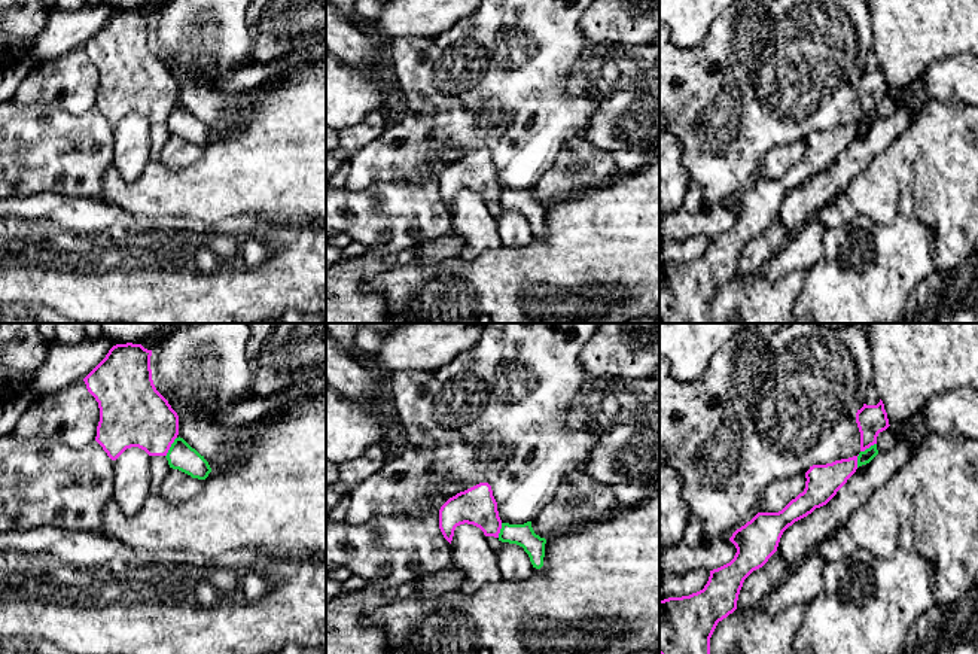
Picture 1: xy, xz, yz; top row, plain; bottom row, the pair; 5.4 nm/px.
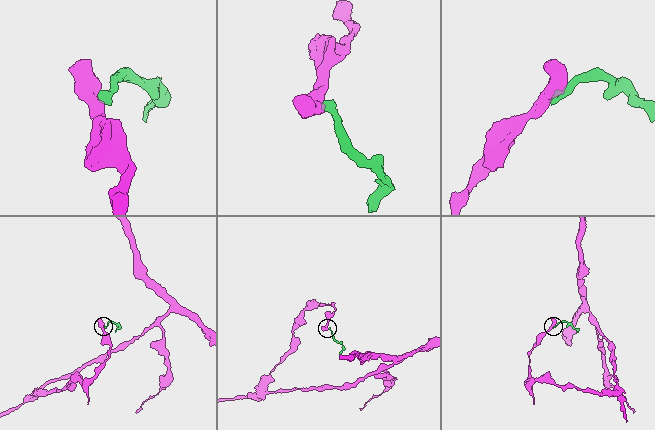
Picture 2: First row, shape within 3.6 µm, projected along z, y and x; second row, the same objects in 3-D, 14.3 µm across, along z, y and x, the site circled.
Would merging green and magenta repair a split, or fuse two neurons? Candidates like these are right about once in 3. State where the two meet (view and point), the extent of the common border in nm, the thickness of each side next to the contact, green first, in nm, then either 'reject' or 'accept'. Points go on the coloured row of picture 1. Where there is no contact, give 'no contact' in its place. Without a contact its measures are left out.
meets green in xy at (170, 447); contact 130 nm long; 150 nm thick on the green side, 340 nm on the other; reject

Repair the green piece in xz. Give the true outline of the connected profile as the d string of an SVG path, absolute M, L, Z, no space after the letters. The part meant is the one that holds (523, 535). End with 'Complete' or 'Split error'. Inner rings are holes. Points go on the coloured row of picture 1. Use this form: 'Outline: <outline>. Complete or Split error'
Outline: M531 521L524 524L502 523L499 541L522 547L533 568L540 569L543 566L546 539L534 533Z. Complete

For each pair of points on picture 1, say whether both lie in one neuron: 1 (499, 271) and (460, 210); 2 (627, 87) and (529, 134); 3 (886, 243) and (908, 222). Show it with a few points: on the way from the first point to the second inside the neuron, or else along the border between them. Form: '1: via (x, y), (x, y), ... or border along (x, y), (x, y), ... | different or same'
1: border along (502, 245), (487, 249), (468, 261), (459, 256) | different
2: border along (566, 85), (572, 94), (596, 102), (584, 134) | different
3: via (892, 239), (902, 228) | same

